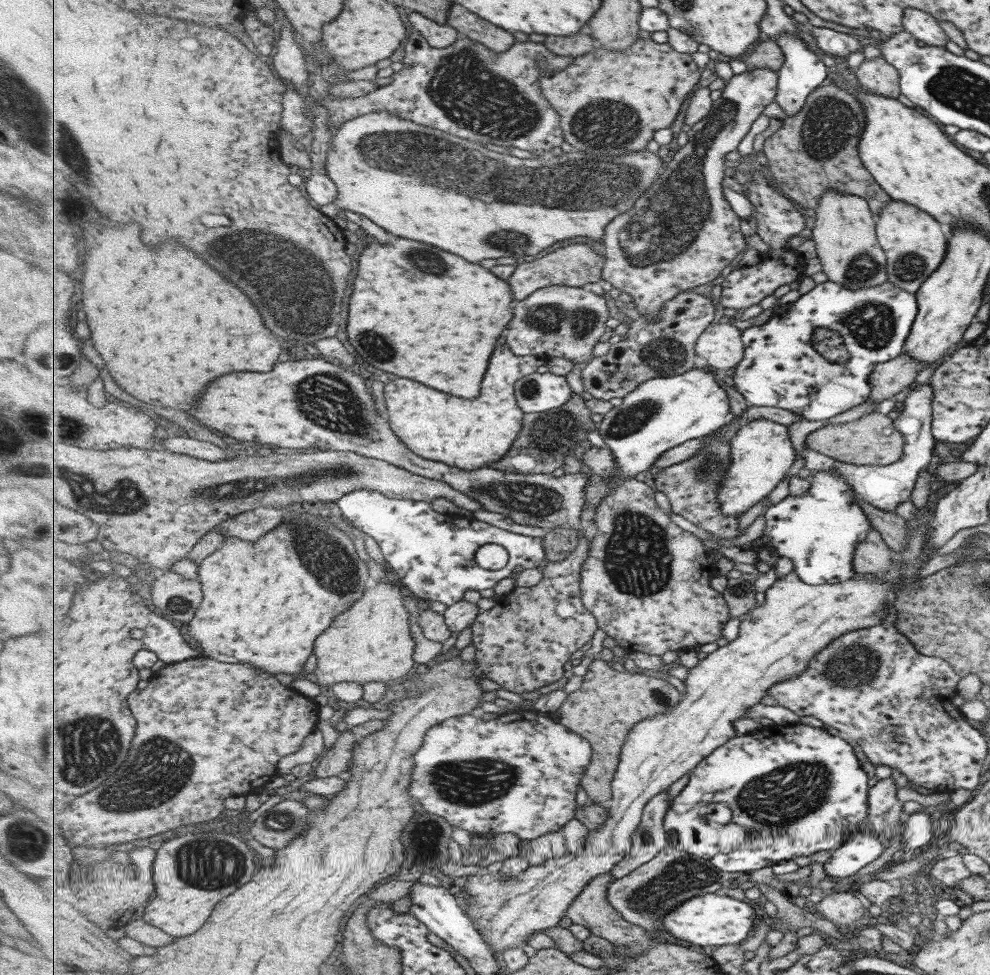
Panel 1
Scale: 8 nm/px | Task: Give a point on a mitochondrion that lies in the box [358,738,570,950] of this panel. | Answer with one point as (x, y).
(469, 783)

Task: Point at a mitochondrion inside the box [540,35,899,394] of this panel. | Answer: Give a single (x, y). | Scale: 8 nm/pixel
(671, 217)

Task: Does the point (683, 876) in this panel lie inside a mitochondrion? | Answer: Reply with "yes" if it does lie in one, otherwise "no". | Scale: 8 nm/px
yes

